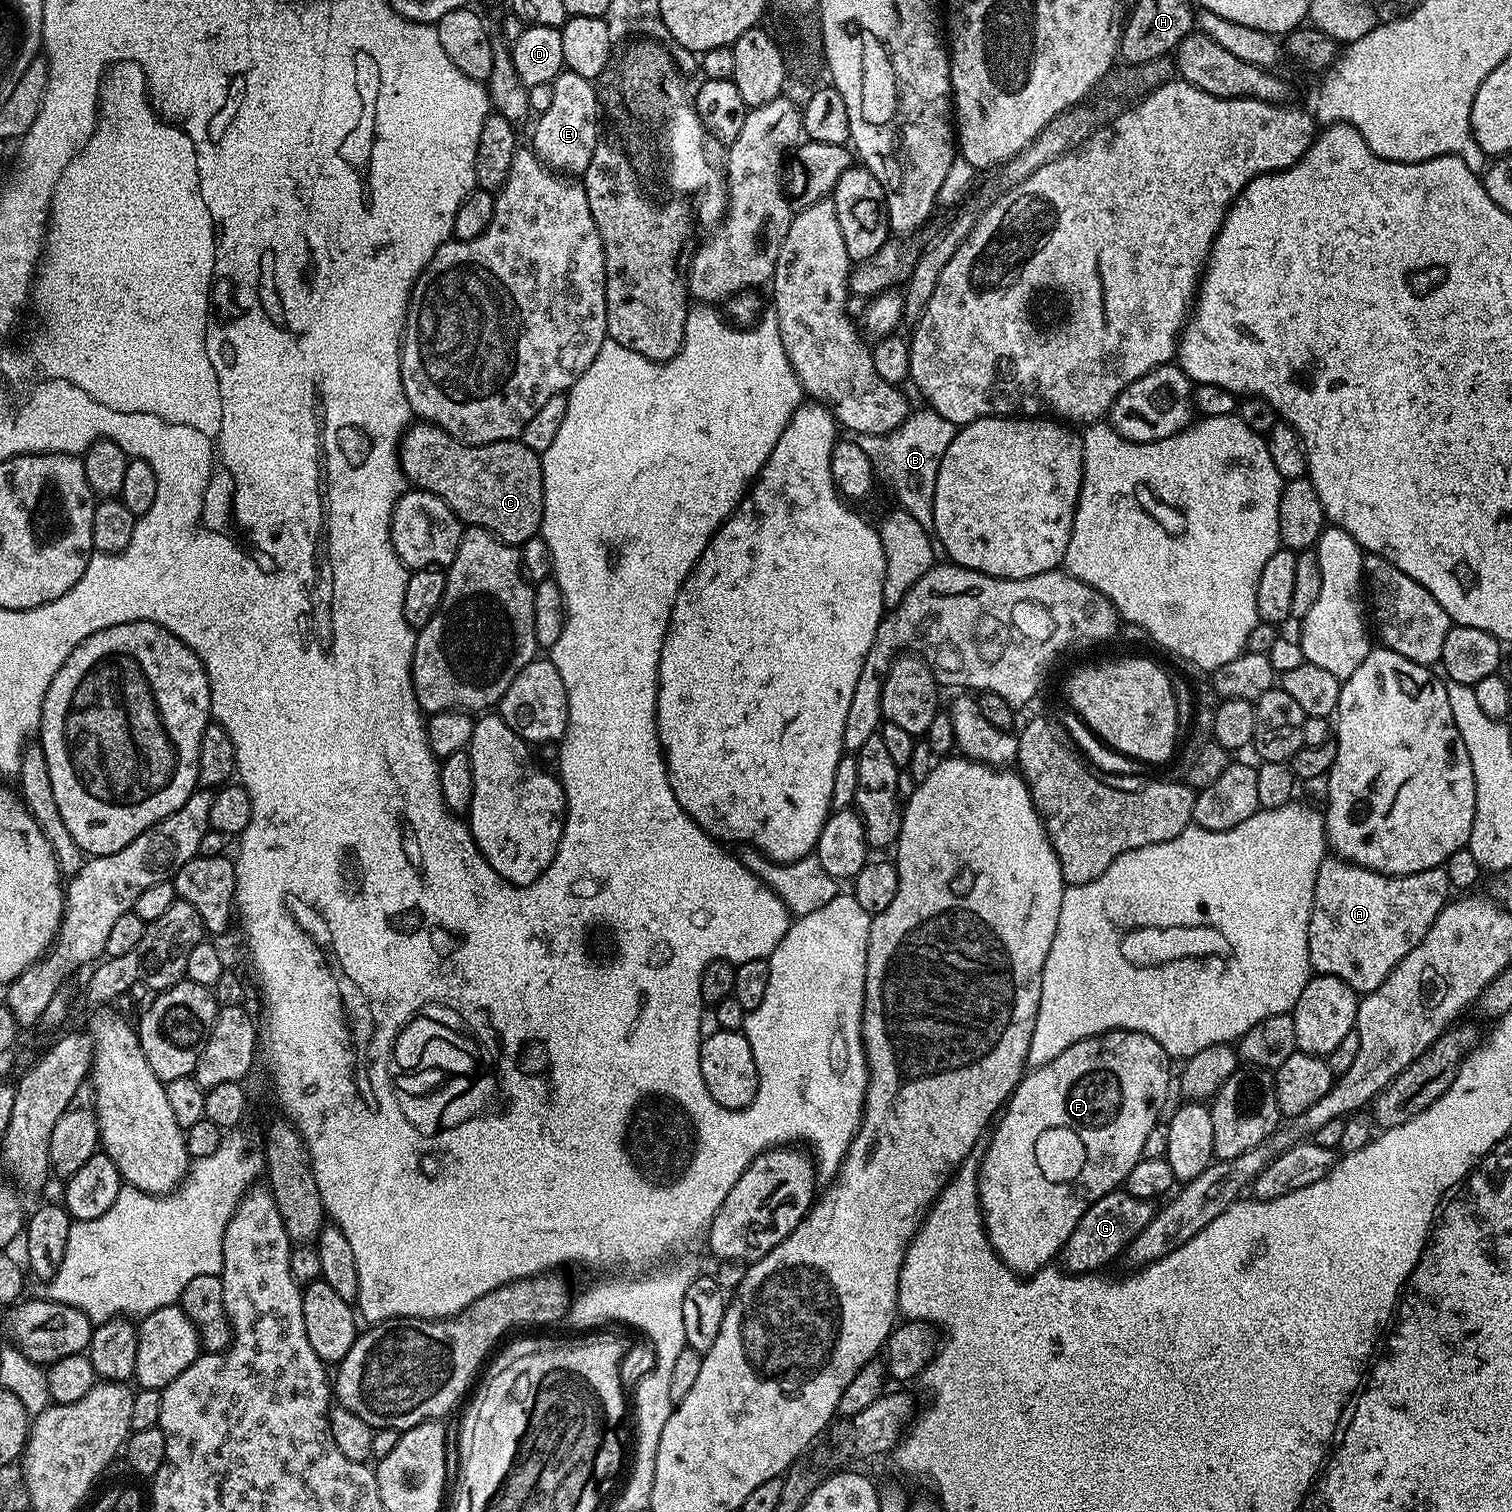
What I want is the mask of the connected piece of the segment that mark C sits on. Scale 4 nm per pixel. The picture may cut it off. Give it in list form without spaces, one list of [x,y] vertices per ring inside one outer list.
[[[416,422],[405,431],[398,449],[400,469],[417,489],[442,498],[465,525],[485,528],[503,544],[519,546],[540,531],[544,517],[544,479],[541,453],[530,450],[523,440],[499,440],[493,444],[463,444],[435,424]]]

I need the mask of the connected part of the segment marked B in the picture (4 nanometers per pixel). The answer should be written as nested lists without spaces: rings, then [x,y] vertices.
[[[929,408],[916,409],[909,413],[907,419],[903,421],[899,428],[886,435],[862,434],[861,432],[851,433],[851,440],[857,443],[866,456],[870,458],[873,465],[888,476],[890,484],[896,492],[896,496],[901,504],[901,509],[911,514],[912,518],[917,519],[923,528],[931,529],[934,516],[934,491],[937,485],[938,466],[949,449],[950,442],[956,437],[958,428],[946,418]]]

